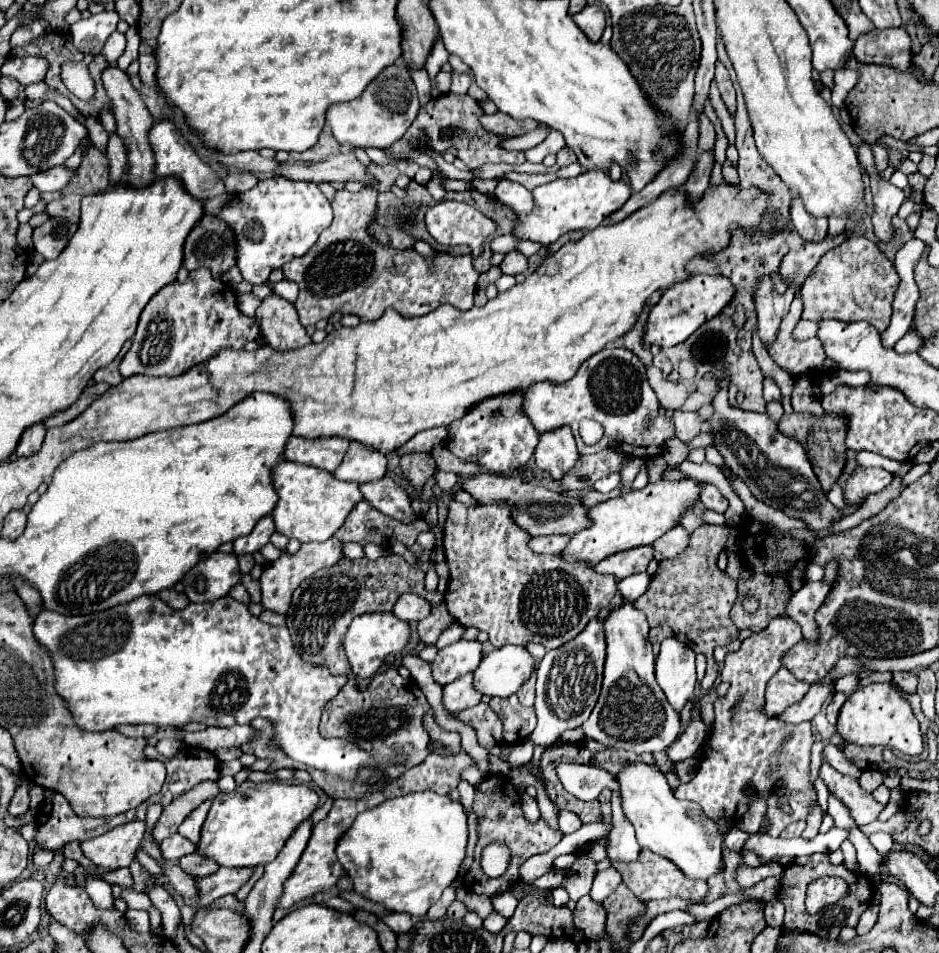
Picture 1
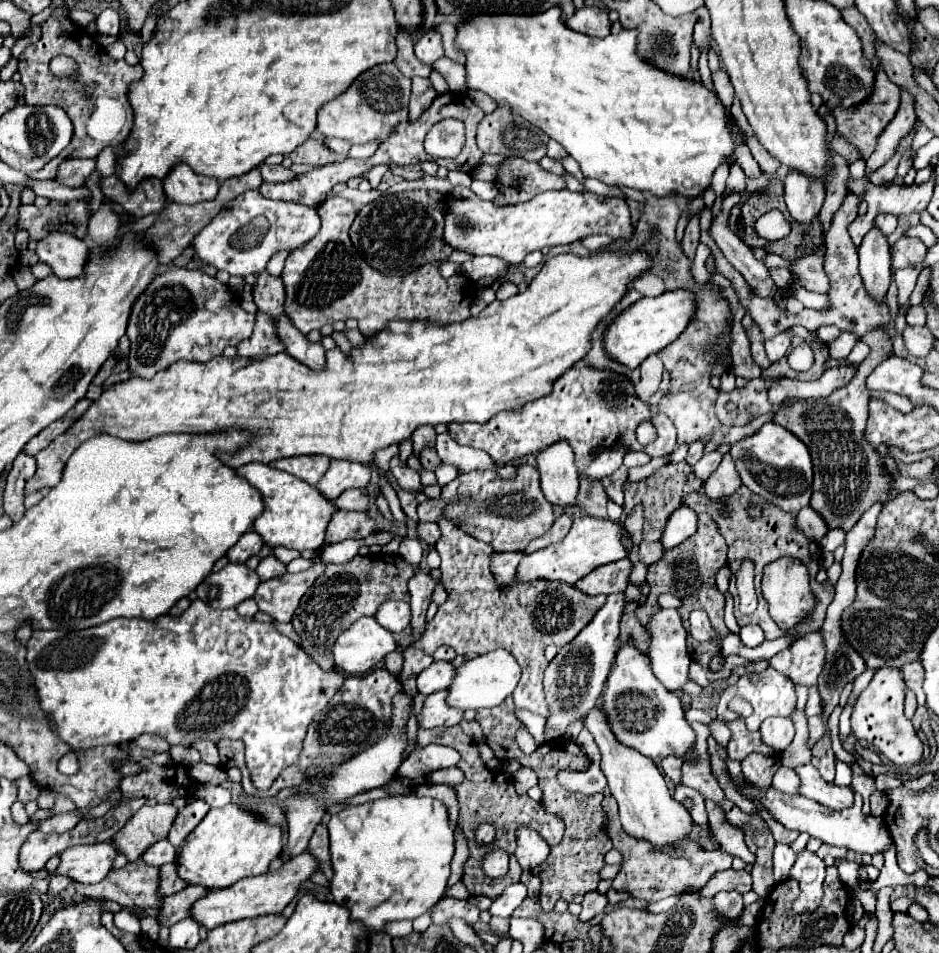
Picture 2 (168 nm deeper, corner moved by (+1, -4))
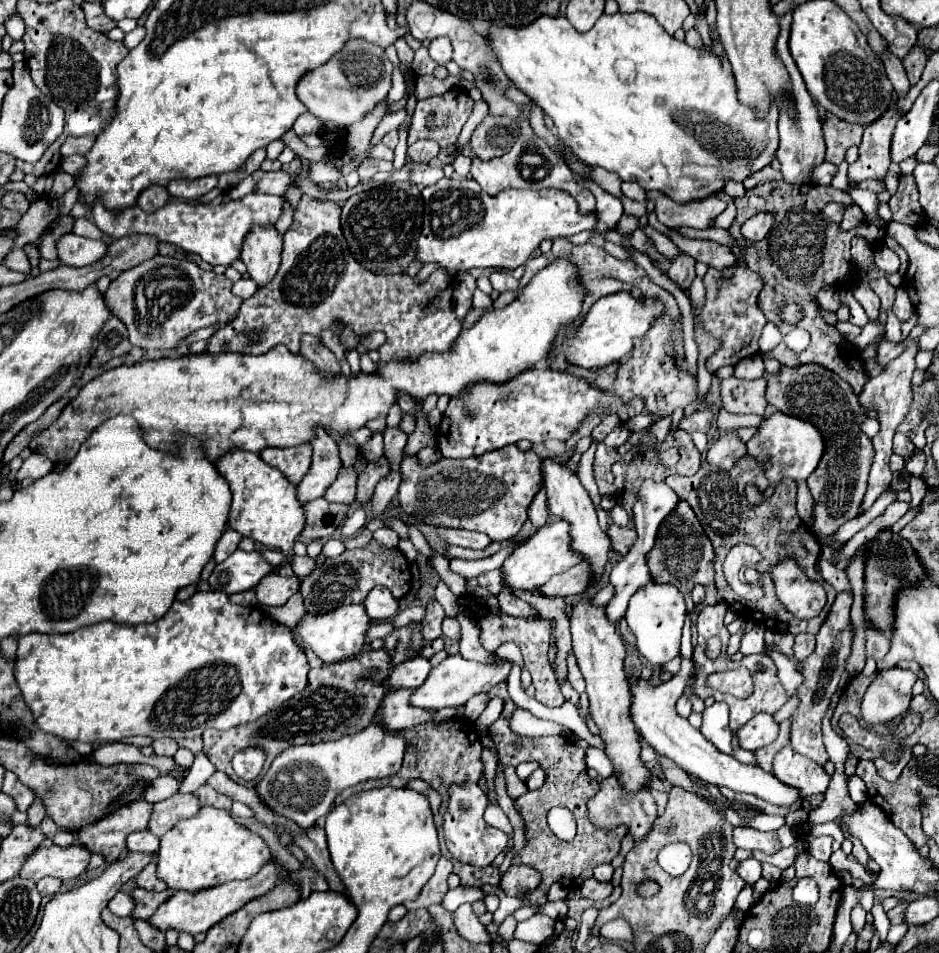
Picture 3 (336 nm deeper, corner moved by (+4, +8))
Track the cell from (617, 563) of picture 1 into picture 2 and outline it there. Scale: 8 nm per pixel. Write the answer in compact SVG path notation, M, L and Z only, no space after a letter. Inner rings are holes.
M628 558L616 560L614 564L604 564L602 568L596 568L588 576L576 582L576 588L580 592L586 592L590 596L596 594L618 594L624 592L630 584L630 574L632 574L634 564Z

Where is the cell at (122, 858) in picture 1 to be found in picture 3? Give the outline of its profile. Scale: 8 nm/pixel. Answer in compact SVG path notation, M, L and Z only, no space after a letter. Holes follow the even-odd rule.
M73 844L71 848L35 848L23 862L19 876L39 882L43 876L53 876L59 880L71 880L85 872L89 864L91 852L87 852L81 844Z

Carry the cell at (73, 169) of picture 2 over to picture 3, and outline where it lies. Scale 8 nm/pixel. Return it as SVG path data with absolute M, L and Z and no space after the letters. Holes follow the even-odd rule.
M81 136L81 138L67 138L61 146L61 156L71 156L71 154L87 154L91 150L91 144L95 142L95 136Z

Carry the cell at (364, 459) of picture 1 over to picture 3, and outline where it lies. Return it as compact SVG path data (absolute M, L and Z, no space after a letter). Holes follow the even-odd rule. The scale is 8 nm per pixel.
M315 426L313 430L315 430L315 436L309 442L313 448L313 462L309 472L297 484L297 498L301 504L321 498L341 468L337 442L323 428Z

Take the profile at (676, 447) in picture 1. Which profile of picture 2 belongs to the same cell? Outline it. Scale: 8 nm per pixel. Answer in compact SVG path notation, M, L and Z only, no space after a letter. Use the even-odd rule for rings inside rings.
M694 442L694 444L688 446L688 456L686 456L688 466L694 466L702 458L702 448L704 448L702 442Z

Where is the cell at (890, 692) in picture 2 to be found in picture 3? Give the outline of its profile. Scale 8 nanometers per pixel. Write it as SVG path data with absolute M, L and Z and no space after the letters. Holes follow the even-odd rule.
M897 666L877 672L875 682L865 692L861 704L861 714L867 726L889 724L897 716L905 714L913 698L911 688L915 680L917 676L911 670L903 670Z

